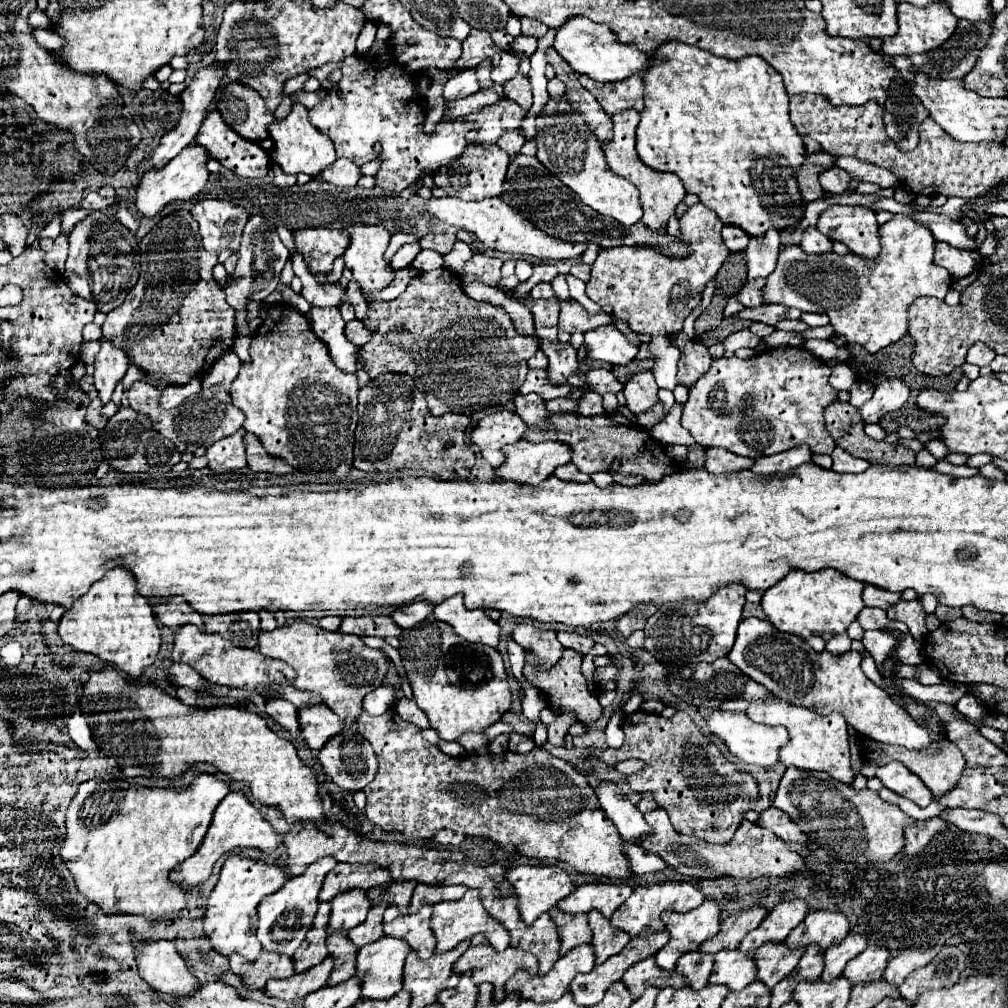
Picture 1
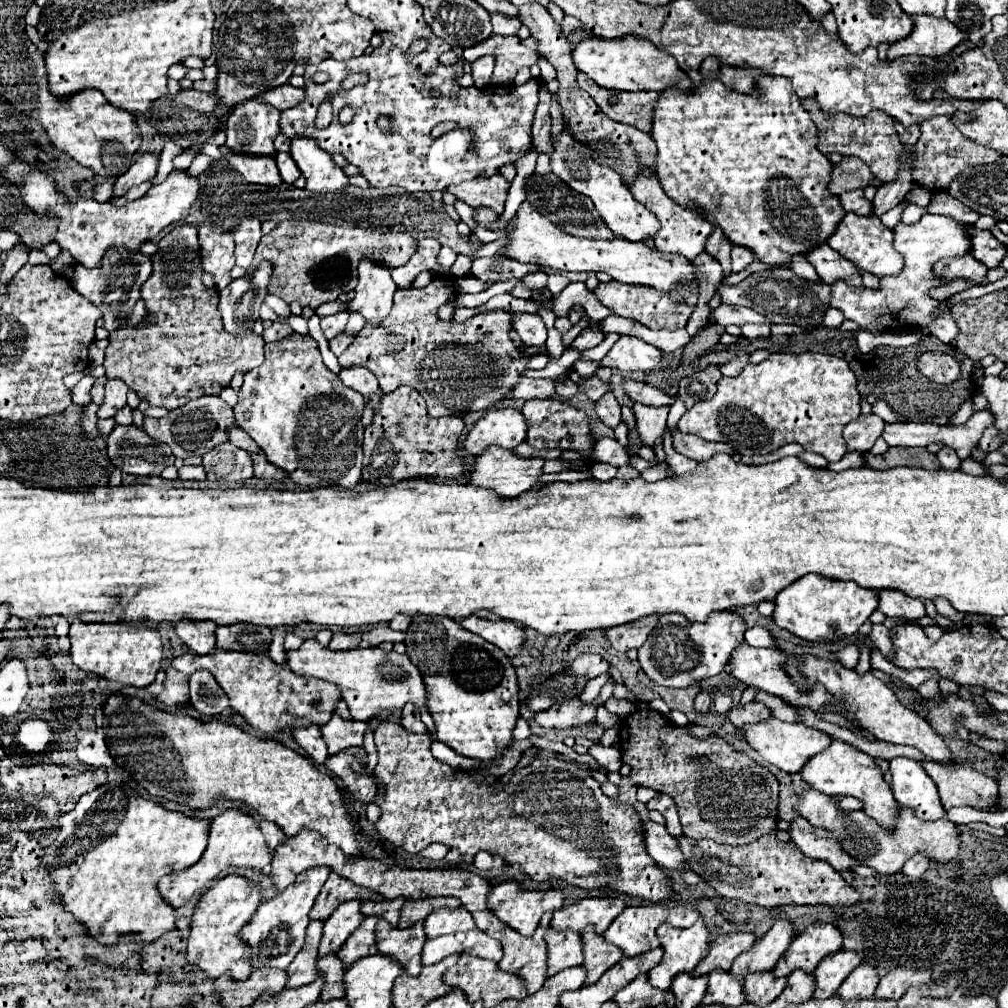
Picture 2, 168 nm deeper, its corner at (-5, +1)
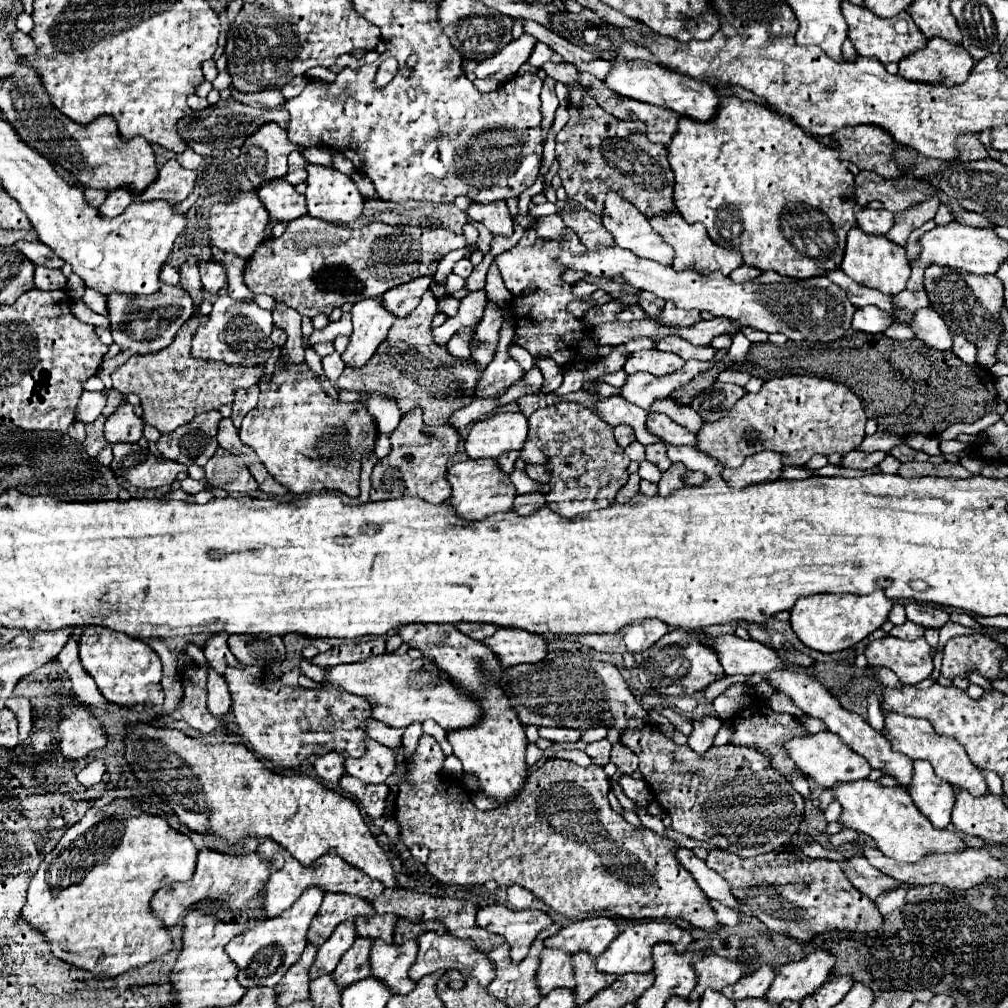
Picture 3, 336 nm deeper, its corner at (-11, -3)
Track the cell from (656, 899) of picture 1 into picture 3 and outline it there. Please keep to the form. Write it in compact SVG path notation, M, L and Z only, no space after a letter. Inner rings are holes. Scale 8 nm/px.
M637 921L631 923L625 931L621 931L613 945L609 945L609 949L605 949L605 953L601 953L601 957L597 957L597 969L603 973L615 973L615 975L623 975L623 973L643 973L643 971L651 971L653 969L653 945L659 941L669 941L675 943L679 951L685 951L689 947L689 943L693 941L691 933L675 923L669 921Z

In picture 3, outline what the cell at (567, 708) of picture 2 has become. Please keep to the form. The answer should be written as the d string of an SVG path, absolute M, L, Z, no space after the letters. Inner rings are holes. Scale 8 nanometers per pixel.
M539 727L539 735L549 741L577 741L581 737L581 731L567 727Z

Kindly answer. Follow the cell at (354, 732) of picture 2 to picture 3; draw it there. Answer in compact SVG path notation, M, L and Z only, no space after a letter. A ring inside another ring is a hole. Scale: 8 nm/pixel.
M369 737L365 739L365 757L345 757L345 771L363 783L385 783L393 769L393 751Z

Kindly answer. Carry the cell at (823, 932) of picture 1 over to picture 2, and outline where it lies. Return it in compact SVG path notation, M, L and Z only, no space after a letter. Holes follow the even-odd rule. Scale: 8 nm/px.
M825 923L809 925L799 937L793 939L793 943L789 945L789 949L781 959L783 965L779 963L779 971L775 967L773 975L789 977L789 973L793 973L795 969L813 973L823 957L833 955L841 949L841 941L843 941L843 935L833 925L825 925Z

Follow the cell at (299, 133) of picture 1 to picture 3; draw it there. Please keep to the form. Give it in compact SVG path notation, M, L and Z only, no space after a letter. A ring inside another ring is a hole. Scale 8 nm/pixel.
M307 163L307 213L325 221L349 223L363 211L363 197L351 177L325 165Z

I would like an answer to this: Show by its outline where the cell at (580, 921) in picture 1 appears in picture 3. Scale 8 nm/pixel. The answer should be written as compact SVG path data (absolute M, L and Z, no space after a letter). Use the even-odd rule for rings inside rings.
M543 949L541 965L537 971L537 985L541 995L557 987L573 987L573 963L569 953L561 953L561 949Z

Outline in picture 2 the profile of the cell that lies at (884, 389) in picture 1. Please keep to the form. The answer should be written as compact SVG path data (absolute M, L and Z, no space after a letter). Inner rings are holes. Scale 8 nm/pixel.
M867 415L867 417L857 417L847 425L845 429L845 441L847 441L847 451L849 453L869 453L873 443L877 441L879 433L883 431L885 421L879 419L877 415Z

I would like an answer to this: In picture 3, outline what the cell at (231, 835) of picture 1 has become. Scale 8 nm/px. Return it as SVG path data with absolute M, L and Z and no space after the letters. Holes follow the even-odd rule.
M201 849L195 875L187 883L173 883L165 889L159 889L151 899L151 907L165 927L177 925L177 919L181 917L181 913L203 899L221 899L231 909L241 909L265 887L265 881L269 879L269 873L271 873L269 867L271 867L269 861L257 851L233 855L233 853L213 851L213 849Z

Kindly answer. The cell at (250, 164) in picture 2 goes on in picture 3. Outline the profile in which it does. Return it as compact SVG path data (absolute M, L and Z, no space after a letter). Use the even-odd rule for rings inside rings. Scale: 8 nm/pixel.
M285 179L277 181L265 181L261 189L257 189L261 203L269 211L269 215L277 221L293 221L301 215L307 215L305 197L295 191L293 185L289 185Z

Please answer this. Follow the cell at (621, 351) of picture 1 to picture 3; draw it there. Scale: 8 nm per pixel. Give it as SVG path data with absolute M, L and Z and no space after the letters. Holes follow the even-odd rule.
M643 349L631 353L625 361L625 371L631 373L651 373L651 375L669 375L677 371L685 361L675 353L663 353L657 349Z

